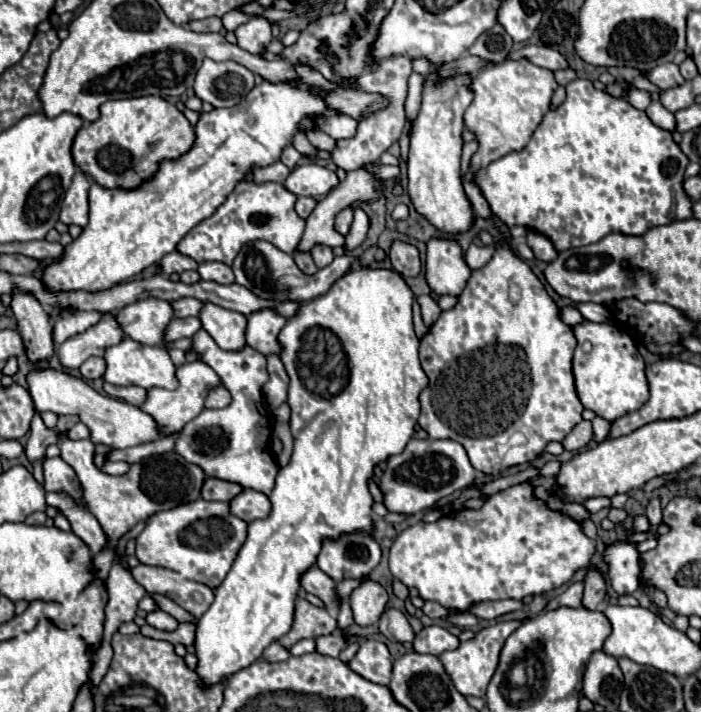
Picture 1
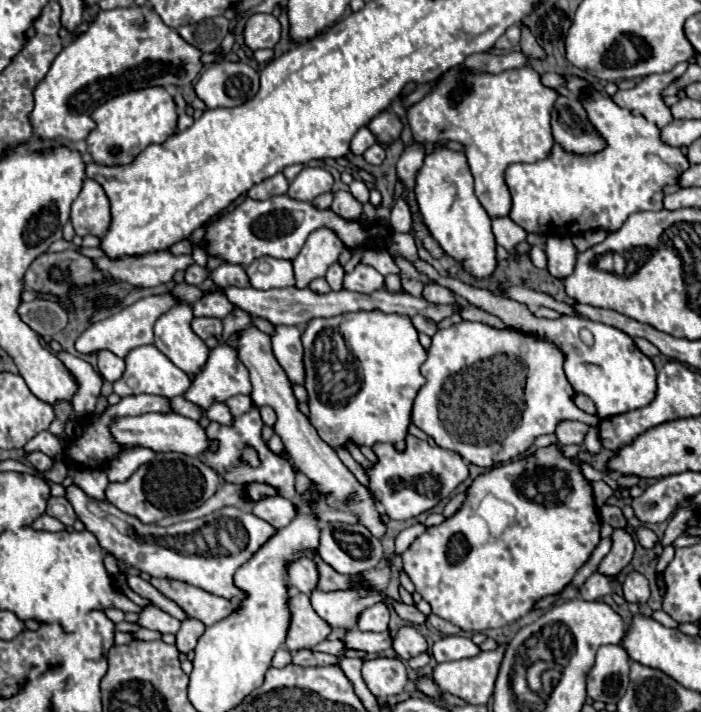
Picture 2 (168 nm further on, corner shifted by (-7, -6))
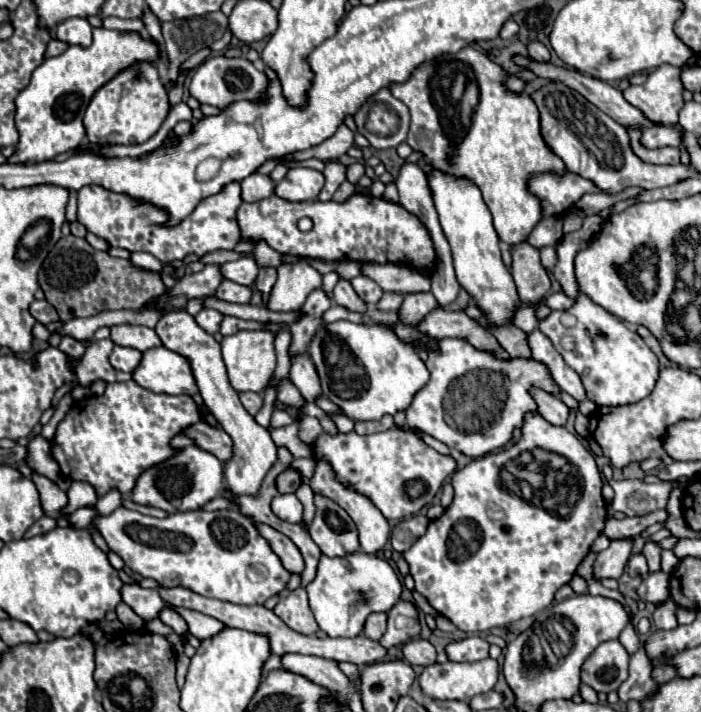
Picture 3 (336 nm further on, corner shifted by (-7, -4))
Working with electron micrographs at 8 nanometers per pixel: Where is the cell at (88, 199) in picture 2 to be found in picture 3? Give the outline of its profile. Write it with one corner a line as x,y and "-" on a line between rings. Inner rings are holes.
232,182
222,192
202,200
196,210
184,218
178,226
166,228
166,212
140,204
124,194
110,192
102,186
84,186
78,190
78,222
86,226
88,232
104,238
110,246
126,248
130,252
150,252
164,264
174,260
184,260
192,254
202,256
214,250
234,250
240,242
240,228
236,224
236,210
242,204
240,184

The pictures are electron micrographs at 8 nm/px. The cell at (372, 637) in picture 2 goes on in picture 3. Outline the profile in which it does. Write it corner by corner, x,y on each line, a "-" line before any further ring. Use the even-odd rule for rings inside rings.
398,602
390,612
388,612
388,630
380,638
380,644
384,648
398,646
408,642
412,636
418,636
420,624
416,618
416,608
408,602

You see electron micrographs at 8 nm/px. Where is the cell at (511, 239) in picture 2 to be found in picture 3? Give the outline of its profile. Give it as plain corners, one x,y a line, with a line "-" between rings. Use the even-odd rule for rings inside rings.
520,242
516,246
510,246
512,252
512,278
518,288
518,296
522,302
538,304
538,318
544,318
550,314
548,306
544,306
544,296
550,290
550,278
546,270
540,264
538,250
528,246
526,242

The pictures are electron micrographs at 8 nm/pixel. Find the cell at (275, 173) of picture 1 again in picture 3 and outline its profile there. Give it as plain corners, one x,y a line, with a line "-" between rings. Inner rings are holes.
252,174
252,176
244,178
240,184
242,184
242,200
244,202
264,200
264,198
272,196
274,188
276,188
272,178
264,176
264,174

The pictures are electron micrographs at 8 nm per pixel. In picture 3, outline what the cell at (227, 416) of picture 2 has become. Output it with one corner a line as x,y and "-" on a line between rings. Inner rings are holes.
176,310
164,314
158,324
156,324
156,334
162,340
162,346
168,350
184,356
192,368
194,380
198,384
200,396
212,416
218,420
218,424
224,428
224,432
232,438
234,448
232,448
232,458
224,462
224,478
228,488
234,494
256,494
266,472
276,464
276,444
272,442
270,434
266,428
258,426
256,420
244,410
244,406
238,400
238,392
230,386
228,376
226,376
226,366
222,362
220,354
220,344
206,334
190,316
186,310

